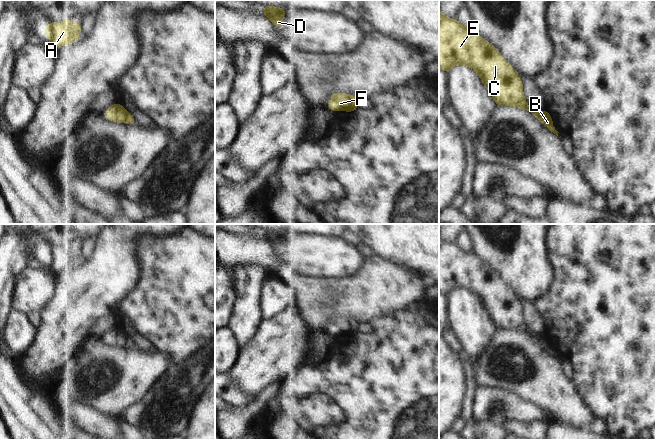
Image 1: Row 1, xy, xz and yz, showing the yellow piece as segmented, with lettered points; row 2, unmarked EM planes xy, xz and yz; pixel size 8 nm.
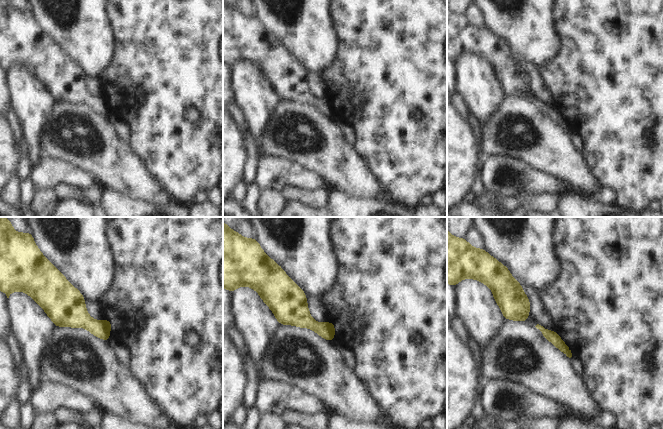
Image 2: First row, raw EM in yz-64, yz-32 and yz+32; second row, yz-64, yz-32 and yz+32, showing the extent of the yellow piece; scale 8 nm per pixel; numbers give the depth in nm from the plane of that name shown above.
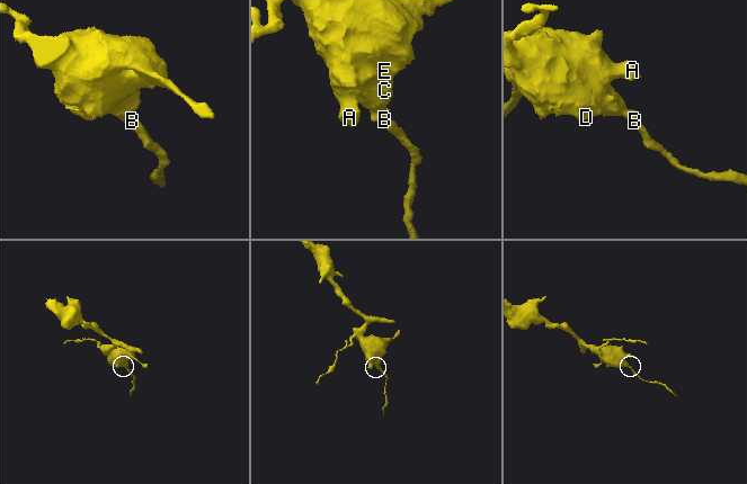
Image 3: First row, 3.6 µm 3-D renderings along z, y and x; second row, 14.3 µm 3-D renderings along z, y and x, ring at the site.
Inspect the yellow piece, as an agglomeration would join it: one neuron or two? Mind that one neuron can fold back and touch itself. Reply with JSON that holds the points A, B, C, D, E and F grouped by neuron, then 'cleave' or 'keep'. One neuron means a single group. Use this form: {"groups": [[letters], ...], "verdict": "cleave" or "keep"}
{"groups": [["A", "C", "D", "E", "F"], ["B"]], "verdict": "cleave"}

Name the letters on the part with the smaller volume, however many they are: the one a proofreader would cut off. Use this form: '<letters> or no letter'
B

